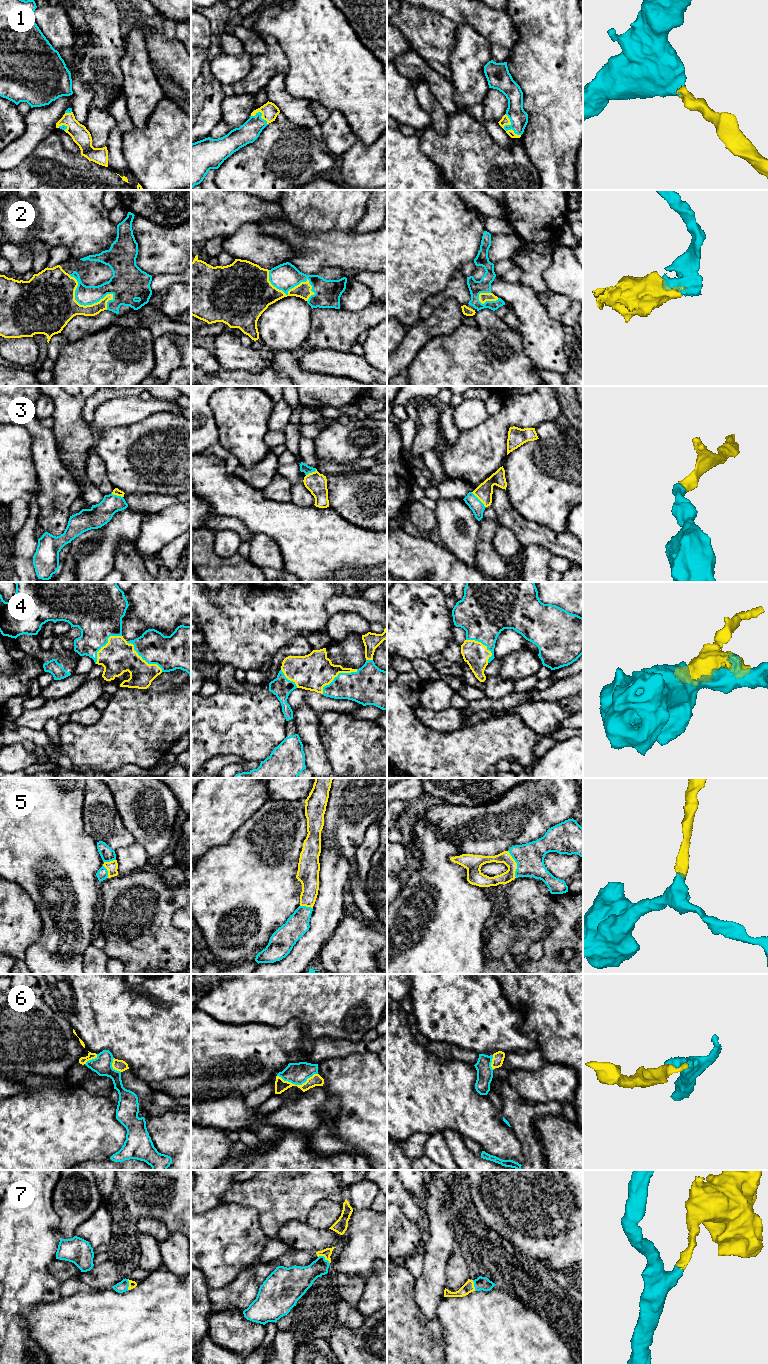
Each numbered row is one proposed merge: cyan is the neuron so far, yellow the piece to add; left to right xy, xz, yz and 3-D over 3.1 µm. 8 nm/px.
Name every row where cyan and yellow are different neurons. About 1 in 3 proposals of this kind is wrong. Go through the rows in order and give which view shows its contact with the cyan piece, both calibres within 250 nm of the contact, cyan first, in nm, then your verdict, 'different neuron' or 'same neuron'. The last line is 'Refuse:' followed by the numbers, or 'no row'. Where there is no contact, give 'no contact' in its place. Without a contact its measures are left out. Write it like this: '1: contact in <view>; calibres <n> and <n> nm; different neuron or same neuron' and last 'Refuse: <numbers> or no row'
1: contact in yz; calibres 150 and 70 nm; same neuron
2: contact in xy; calibres 160 and 300 nm; same neuron
3: contact in yz; calibres 100 and 140 nm; same neuron
4: contact in xy; calibres 280 and 280 nm; same neuron
5: contact in yz; calibres 220 and 90 nm; same neuron
6: contact in xz; calibres 180 and 100 nm; same neuron
7: contact in xz; calibres 190 and 70 nm; same neuron
Refuse: no row

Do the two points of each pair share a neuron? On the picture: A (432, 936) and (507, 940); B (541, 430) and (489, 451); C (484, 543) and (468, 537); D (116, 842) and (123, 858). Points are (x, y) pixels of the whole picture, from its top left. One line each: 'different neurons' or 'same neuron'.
A: different neurons
B: different neurons
C: different neurons
D: different neurons

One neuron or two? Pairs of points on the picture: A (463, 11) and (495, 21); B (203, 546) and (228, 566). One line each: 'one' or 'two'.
A: one
B: one

